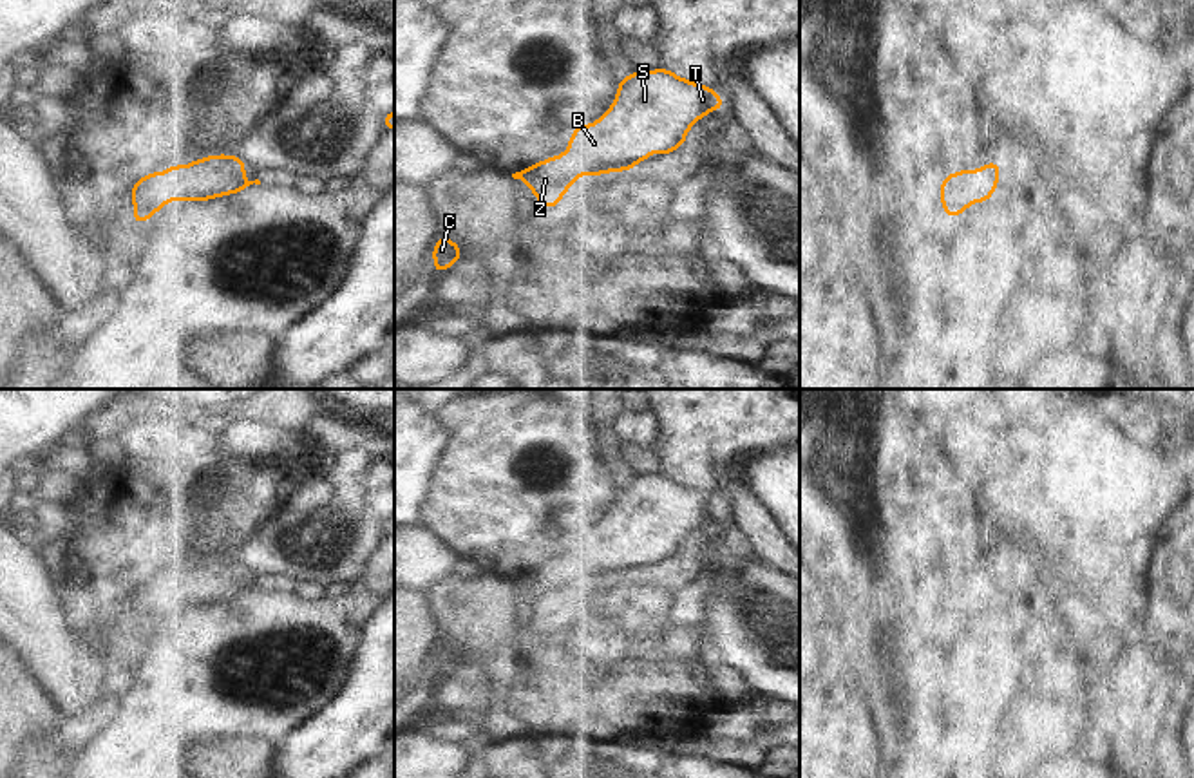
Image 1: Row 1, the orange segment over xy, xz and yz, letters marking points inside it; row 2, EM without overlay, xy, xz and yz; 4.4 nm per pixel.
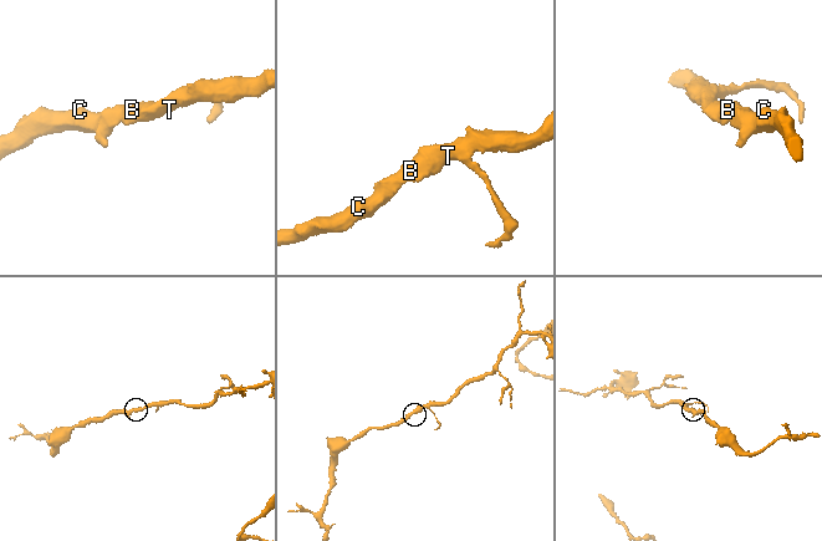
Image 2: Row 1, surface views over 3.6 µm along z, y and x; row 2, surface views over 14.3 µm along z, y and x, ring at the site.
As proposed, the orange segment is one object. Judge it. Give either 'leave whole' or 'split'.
leave whole

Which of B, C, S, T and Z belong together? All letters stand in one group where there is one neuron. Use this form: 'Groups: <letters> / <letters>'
Groups: B C S T Z

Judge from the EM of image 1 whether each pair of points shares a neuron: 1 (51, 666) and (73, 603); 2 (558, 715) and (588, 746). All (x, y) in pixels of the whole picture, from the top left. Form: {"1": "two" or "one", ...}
{"1": "two", "2": "one"}

